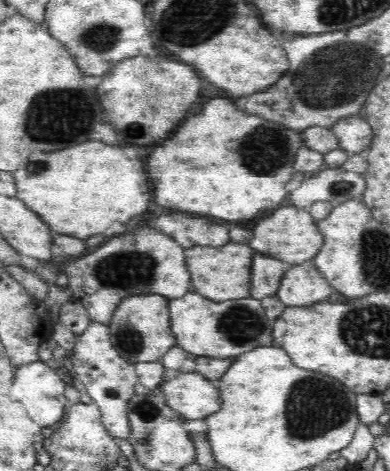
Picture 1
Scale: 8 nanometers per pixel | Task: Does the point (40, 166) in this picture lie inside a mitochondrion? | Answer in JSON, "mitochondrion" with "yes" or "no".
{"mitochondrion":"yes"}

